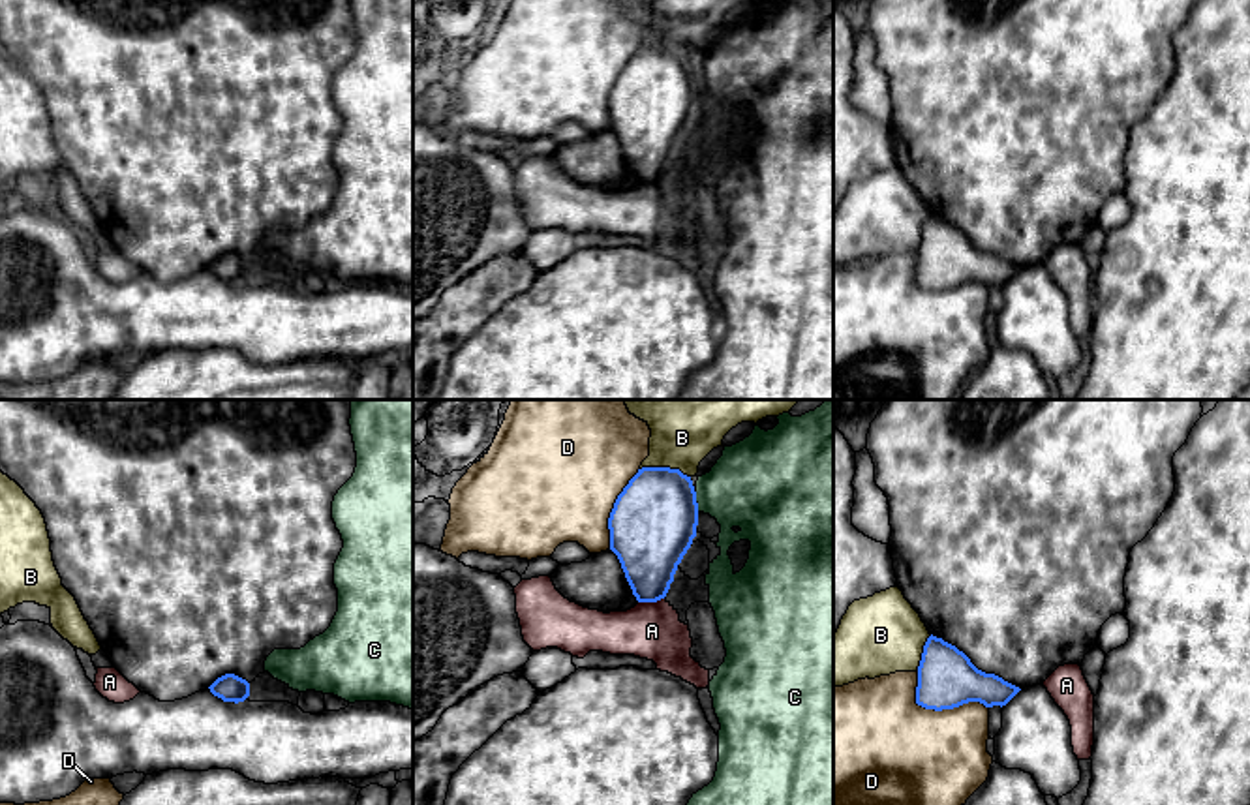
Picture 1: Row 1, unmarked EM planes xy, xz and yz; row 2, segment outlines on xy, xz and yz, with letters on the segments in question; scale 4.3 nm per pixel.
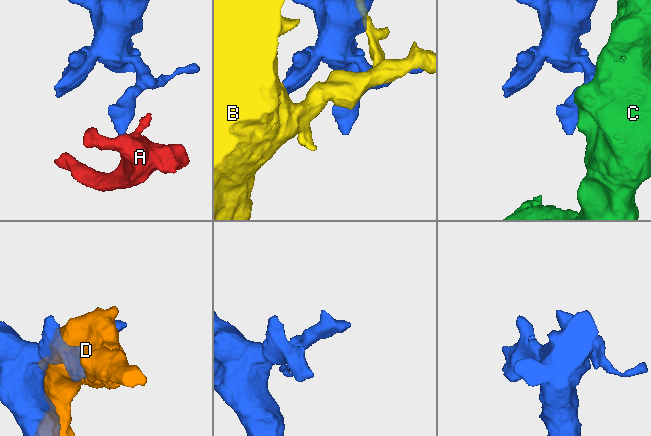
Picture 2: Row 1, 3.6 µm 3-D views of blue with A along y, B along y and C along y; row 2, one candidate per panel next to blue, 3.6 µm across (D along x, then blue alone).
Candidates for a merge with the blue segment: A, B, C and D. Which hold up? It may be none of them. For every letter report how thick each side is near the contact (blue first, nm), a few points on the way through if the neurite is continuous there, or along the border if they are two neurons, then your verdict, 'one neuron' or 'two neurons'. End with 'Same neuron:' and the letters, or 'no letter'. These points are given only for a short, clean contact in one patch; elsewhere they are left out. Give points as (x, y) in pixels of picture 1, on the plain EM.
A: calibres 300 and 240 nm; border xz (663, 177), (652, 182), (639, 182); two neurons
B: calibres 360 and 220 nm; two neurons
C: calibres 360 and 360 nm; two neurons
D: calibres 260 and 480 nm; two neurons
Same neuron: no letter

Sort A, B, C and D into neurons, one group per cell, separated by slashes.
A / B / C / D

